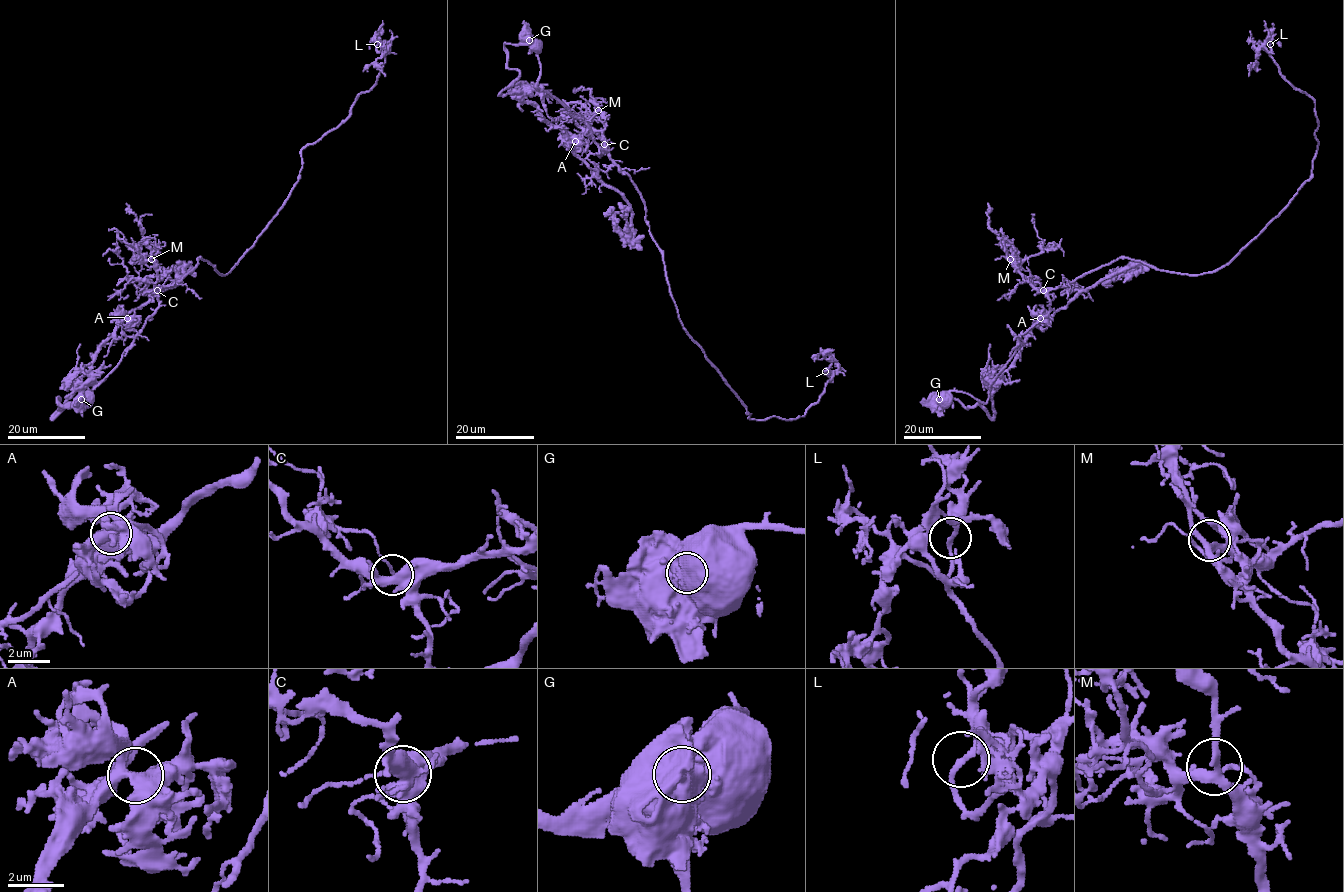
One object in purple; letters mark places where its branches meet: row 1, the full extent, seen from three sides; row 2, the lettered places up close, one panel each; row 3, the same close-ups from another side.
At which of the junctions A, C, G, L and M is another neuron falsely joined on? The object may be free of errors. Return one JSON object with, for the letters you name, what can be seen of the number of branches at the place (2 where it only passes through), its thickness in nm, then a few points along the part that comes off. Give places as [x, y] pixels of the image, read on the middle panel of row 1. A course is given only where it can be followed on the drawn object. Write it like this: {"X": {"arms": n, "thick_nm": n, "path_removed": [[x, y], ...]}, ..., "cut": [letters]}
{"G": {"arms": 1, "thick_nm": 1400, "path_removed": [[529, 40], [538, 89], [582, 118], [640, 194], [683, 328], [750, 418], [802, 416], [831, 365]]}, "cut": ["G"]}

